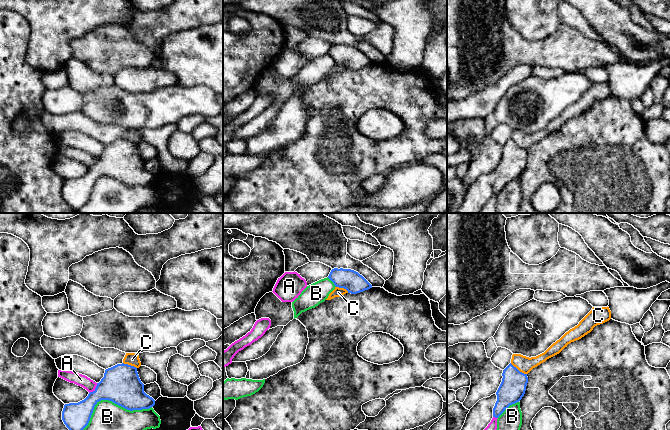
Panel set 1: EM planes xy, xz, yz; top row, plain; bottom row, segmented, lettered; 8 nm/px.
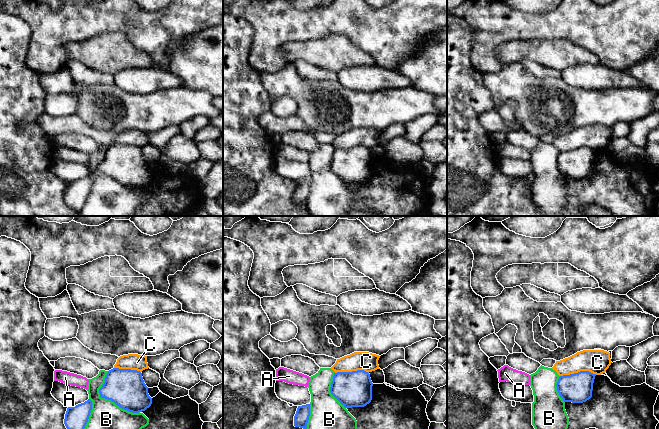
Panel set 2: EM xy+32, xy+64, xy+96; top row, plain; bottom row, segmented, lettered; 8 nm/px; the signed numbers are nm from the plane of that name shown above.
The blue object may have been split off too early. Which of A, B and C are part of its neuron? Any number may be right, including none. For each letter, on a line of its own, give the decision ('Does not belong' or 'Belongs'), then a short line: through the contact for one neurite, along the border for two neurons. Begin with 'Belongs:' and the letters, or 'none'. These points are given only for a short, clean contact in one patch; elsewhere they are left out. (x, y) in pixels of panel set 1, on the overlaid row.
Belongs: none
A: Does not belong
B: Does not belong
C: Does not belong. Line: yz (510, 363), (526, 374)

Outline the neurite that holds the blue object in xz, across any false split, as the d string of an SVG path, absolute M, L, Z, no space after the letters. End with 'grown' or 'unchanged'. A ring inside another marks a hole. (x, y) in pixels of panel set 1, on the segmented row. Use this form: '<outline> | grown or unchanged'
M334 268L328 278L336 287L344 288L351 294L357 294L372 288L372 285L362 275L351 269Z | unchanged

